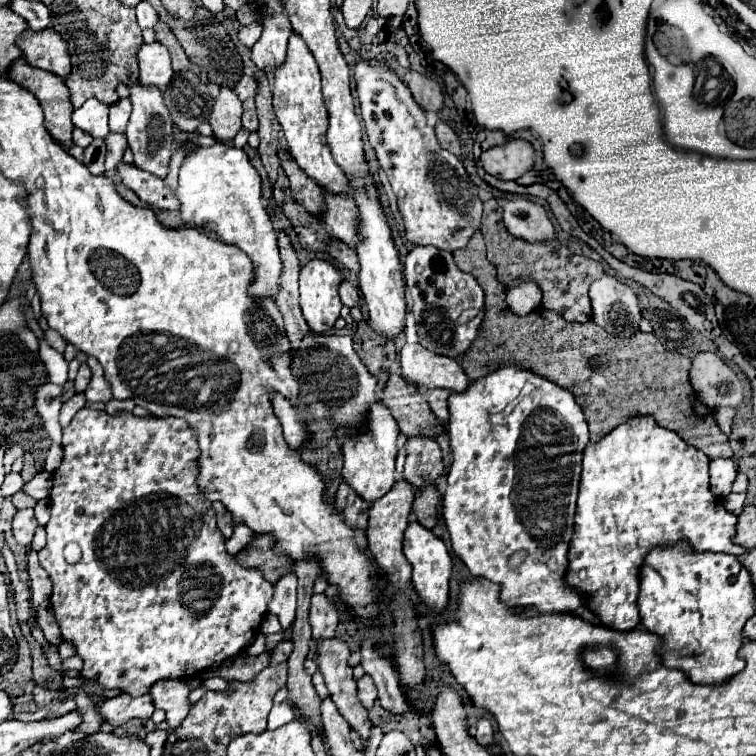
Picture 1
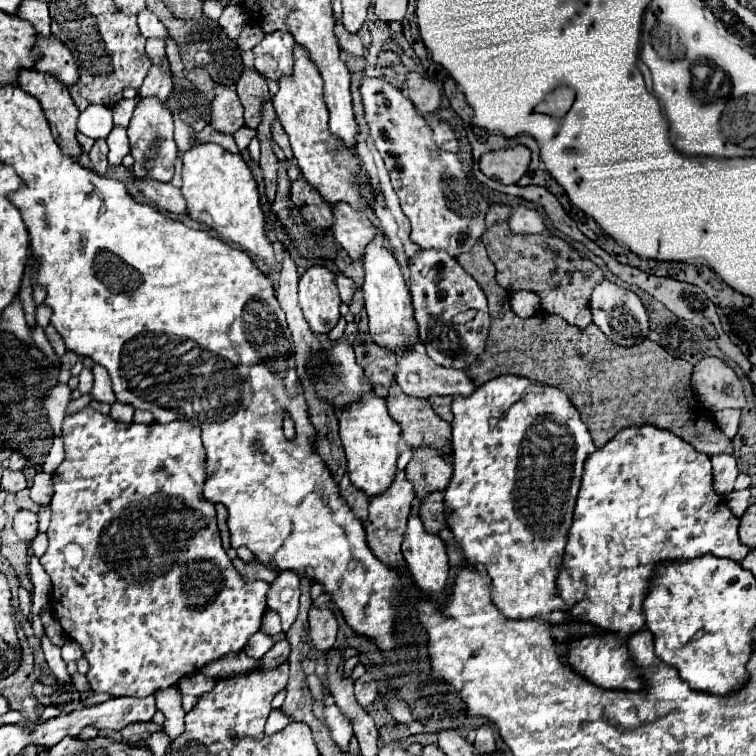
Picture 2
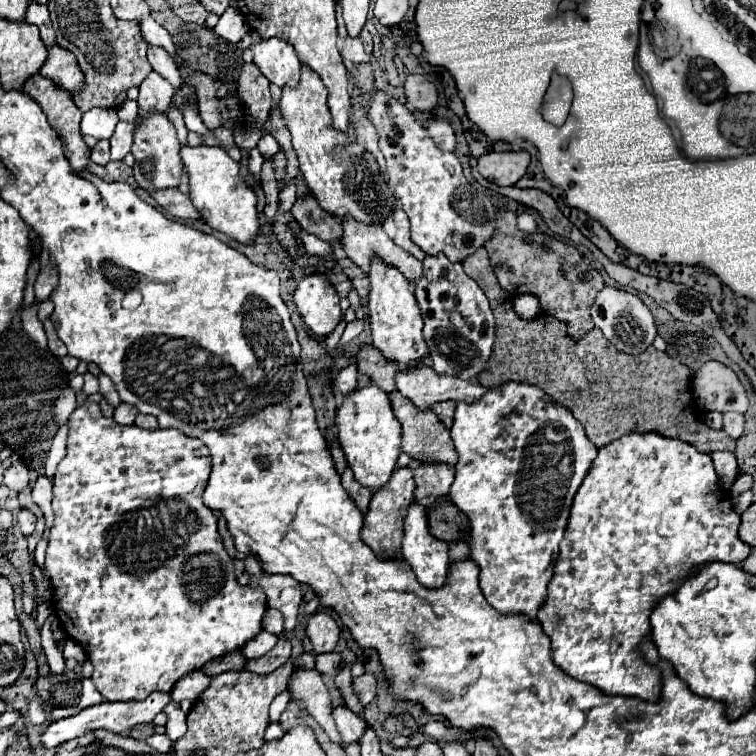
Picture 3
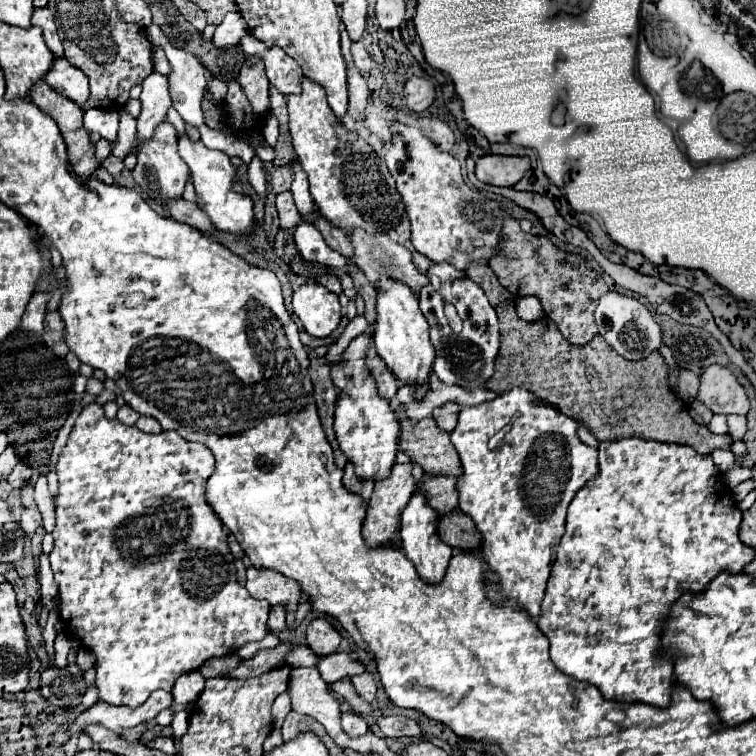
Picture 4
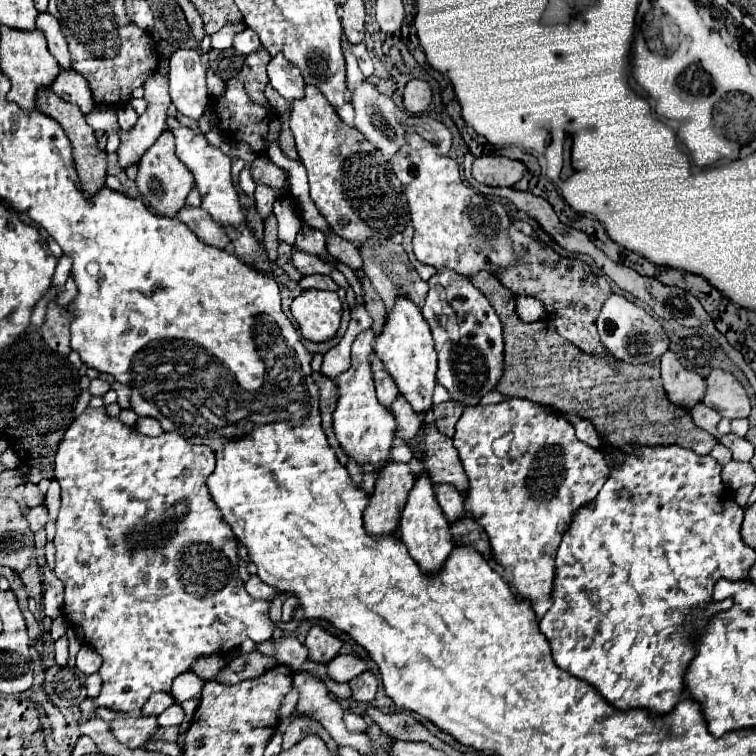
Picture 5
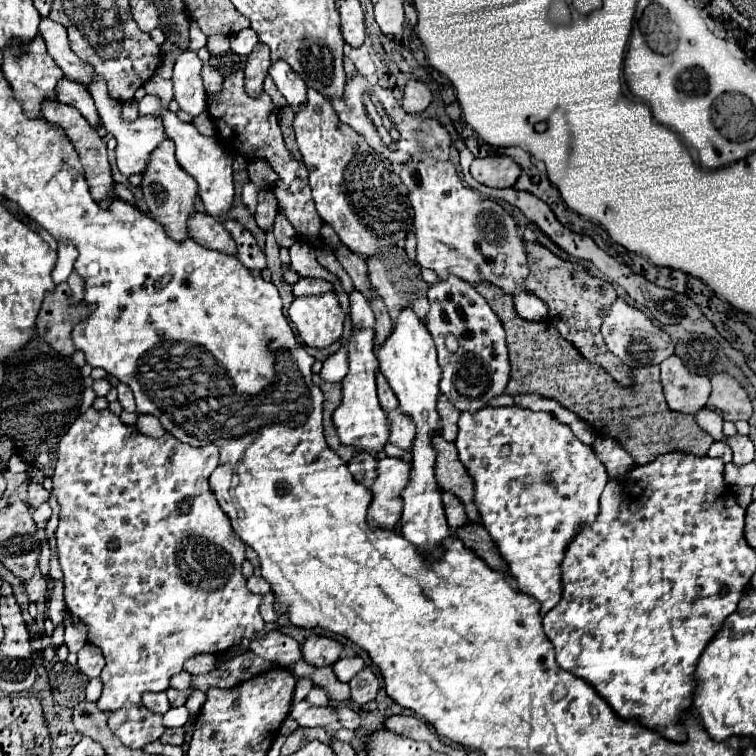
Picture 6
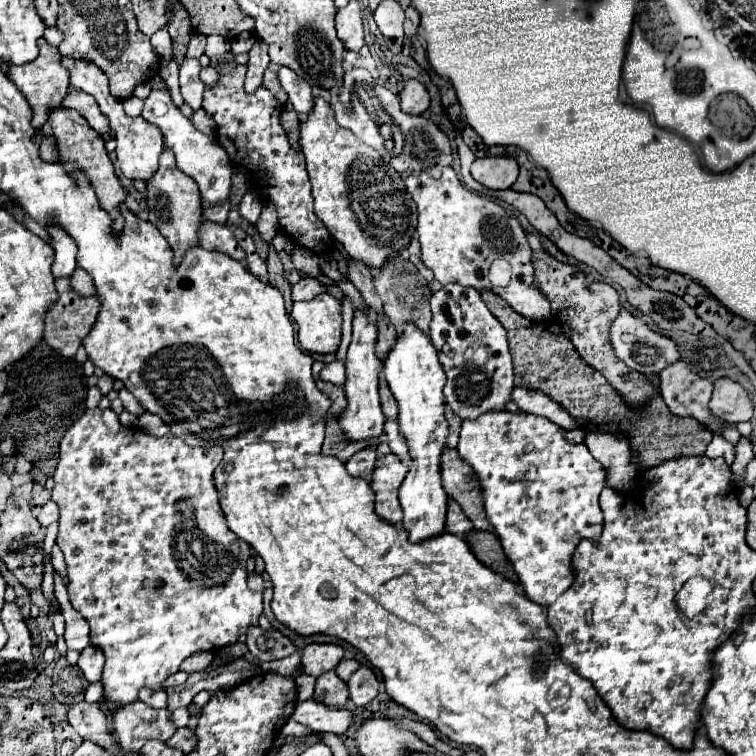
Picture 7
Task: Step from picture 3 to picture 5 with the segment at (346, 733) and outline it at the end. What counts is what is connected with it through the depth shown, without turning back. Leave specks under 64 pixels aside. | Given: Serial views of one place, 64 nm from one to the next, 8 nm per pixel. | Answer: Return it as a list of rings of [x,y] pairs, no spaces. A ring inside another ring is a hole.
[[[346,710],[344,712],[344,724],[350,732],[364,732],[366,730],[366,722],[362,720],[360,714],[352,712],[352,710]]]

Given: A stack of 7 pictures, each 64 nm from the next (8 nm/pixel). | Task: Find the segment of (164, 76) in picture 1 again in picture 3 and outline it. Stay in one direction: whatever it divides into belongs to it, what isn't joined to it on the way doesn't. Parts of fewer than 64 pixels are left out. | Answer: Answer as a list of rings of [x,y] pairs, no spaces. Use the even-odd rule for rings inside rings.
[[[150,72],[140,84],[140,96],[138,96],[140,118],[148,118],[152,112],[164,114],[170,108],[172,94],[174,86],[158,72]]]

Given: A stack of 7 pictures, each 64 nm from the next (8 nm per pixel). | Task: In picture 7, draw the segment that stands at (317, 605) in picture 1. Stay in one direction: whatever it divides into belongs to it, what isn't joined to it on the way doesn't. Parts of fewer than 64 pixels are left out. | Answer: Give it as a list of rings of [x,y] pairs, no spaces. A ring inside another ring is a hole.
[[[308,644],[302,650],[302,672],[314,678],[334,670],[342,660],[344,650],[336,644]]]

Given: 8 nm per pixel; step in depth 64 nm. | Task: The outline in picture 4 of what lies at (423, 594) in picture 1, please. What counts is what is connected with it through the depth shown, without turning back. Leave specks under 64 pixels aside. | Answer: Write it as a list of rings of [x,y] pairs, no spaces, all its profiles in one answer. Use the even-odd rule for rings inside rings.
[[[418,488],[402,512],[402,526],[400,526],[402,550],[406,552],[410,562],[416,566],[420,578],[424,582],[432,582],[432,584],[440,582],[444,578],[444,572],[448,568],[448,560],[452,558],[452,552],[454,552],[452,546],[442,542],[438,536],[438,518],[440,518],[440,514],[428,504],[426,494]]]

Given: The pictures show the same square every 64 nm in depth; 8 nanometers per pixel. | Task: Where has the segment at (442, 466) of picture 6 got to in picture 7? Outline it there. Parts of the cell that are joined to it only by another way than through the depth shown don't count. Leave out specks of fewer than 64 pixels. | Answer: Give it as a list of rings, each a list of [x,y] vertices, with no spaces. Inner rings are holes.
[[[446,448],[442,454],[442,484],[448,496],[456,500],[464,514],[470,518],[474,530],[494,532],[492,524],[486,518],[478,476],[474,474],[474,470],[470,470],[470,464],[464,462],[460,454],[450,448]]]

